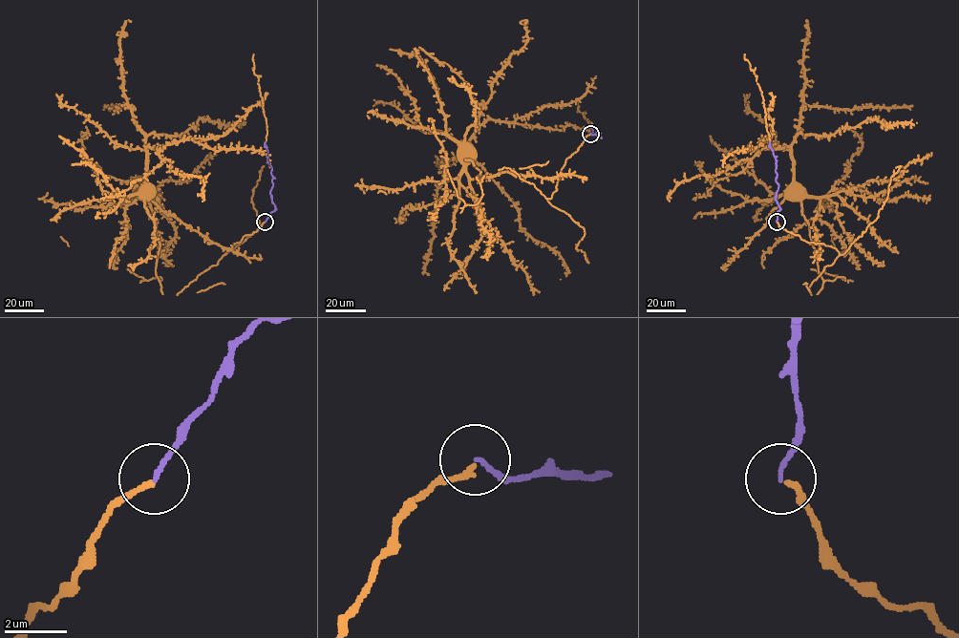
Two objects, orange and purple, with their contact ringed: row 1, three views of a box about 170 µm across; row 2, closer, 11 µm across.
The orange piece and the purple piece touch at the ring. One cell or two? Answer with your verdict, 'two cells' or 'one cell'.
one cell

